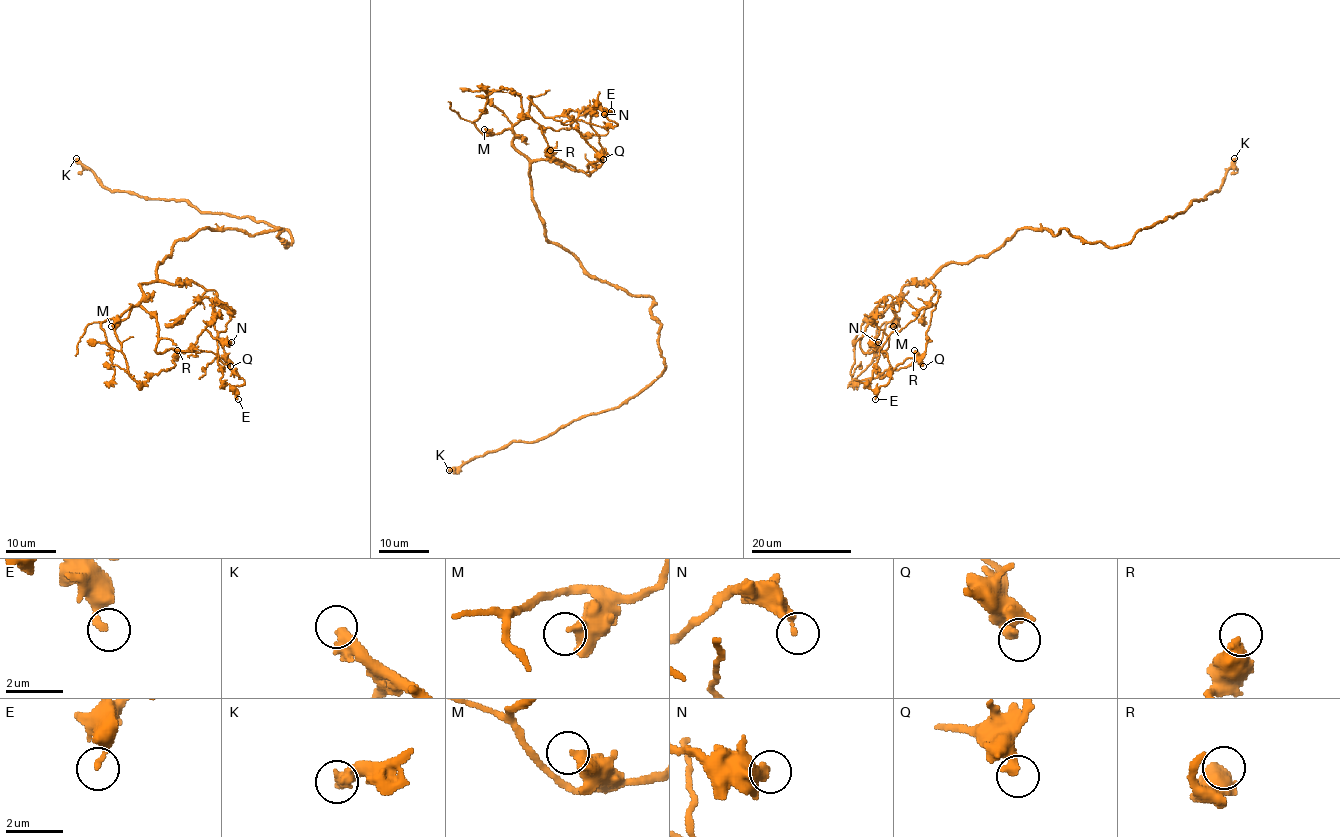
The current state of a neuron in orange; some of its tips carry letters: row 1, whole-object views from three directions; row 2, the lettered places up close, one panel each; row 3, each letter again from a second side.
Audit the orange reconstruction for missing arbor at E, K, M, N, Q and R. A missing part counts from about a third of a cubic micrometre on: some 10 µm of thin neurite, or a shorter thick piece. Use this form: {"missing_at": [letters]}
{"missing_at": ["K"]}

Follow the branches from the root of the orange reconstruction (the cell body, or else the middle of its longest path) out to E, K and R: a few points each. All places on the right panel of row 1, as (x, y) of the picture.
E: (1042, 229), (1020, 228), (987, 254), (944, 263), (903, 288), (860, 341), (890, 364), (875, 399)
K: (1042, 229), (1056, 234), (1066, 228), (1087, 242), (1119, 247), (1139, 230), (1217, 192), (1234, 158)
R: (1042, 229), (1020, 228), (987, 254), (944, 263), (878, 306), (856, 336), (853, 381), (909, 366), (914, 350)

